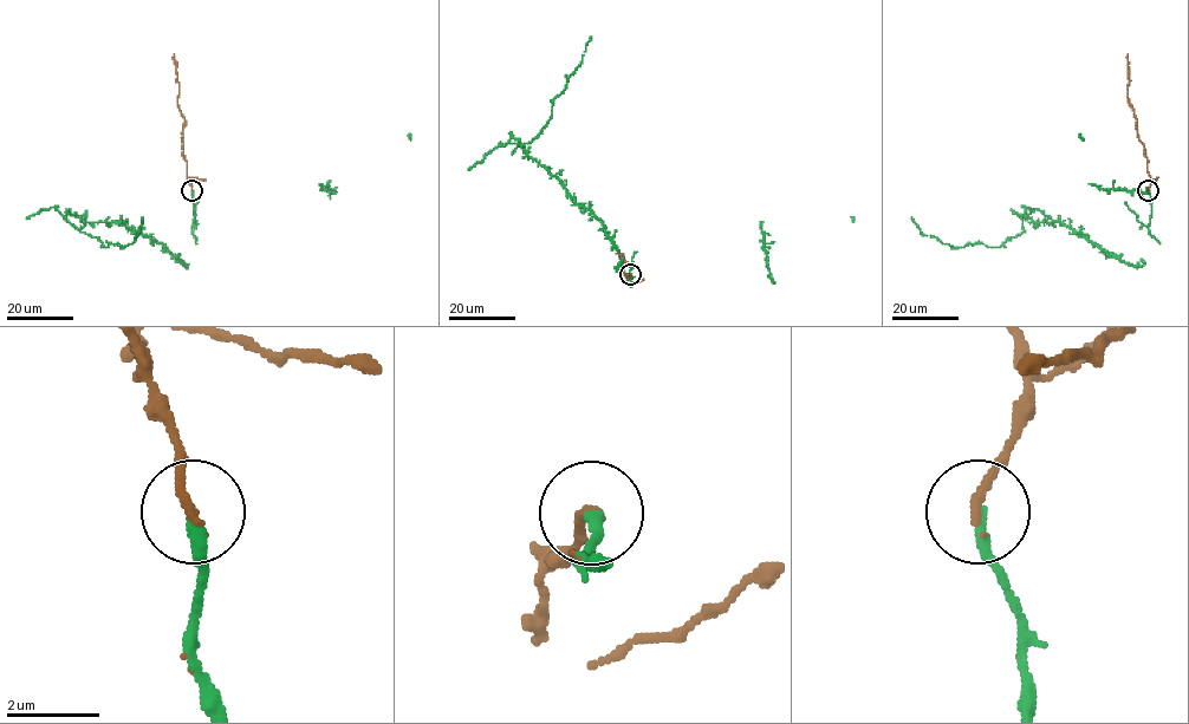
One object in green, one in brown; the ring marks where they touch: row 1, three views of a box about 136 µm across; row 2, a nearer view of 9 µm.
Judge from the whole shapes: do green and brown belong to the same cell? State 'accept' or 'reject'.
accept

